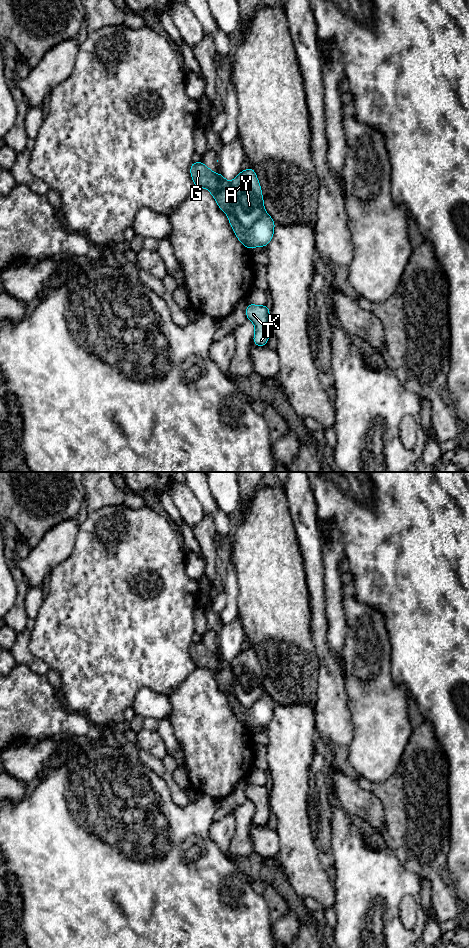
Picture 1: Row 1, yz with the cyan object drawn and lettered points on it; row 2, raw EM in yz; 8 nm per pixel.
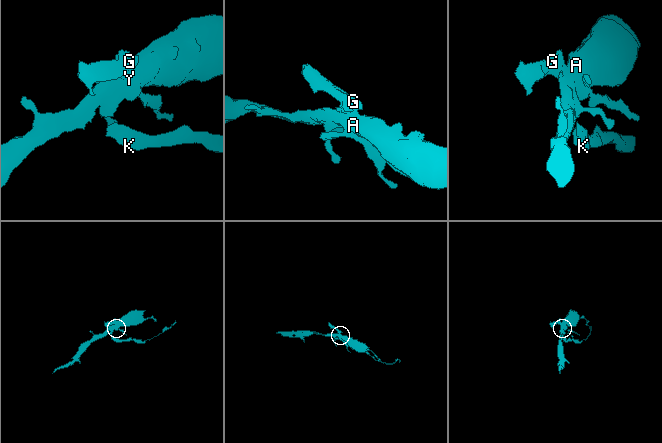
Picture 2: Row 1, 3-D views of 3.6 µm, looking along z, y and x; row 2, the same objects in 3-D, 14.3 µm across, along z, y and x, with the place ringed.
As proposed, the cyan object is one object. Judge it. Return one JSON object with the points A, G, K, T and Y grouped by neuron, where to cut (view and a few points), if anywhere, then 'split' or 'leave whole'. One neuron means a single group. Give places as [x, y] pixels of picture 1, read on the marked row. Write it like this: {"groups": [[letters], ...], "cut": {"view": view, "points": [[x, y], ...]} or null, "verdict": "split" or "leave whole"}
{"groups": [["A", "K", "T", "Y"], ["G"]], "cut": {"view": "yz", "points": [[229, 183], [232, 189], [231, 210], [236, 218], [248, 228]]}, "verdict": "split"}

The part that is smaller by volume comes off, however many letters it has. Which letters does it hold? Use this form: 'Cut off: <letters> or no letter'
Cut off: G

